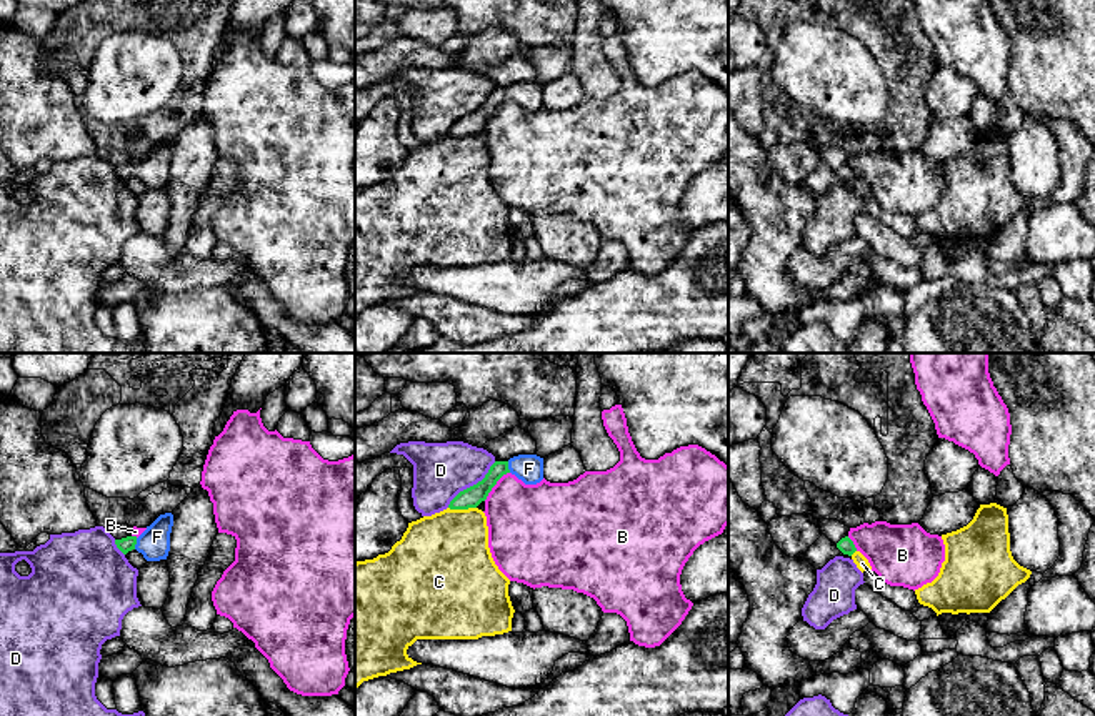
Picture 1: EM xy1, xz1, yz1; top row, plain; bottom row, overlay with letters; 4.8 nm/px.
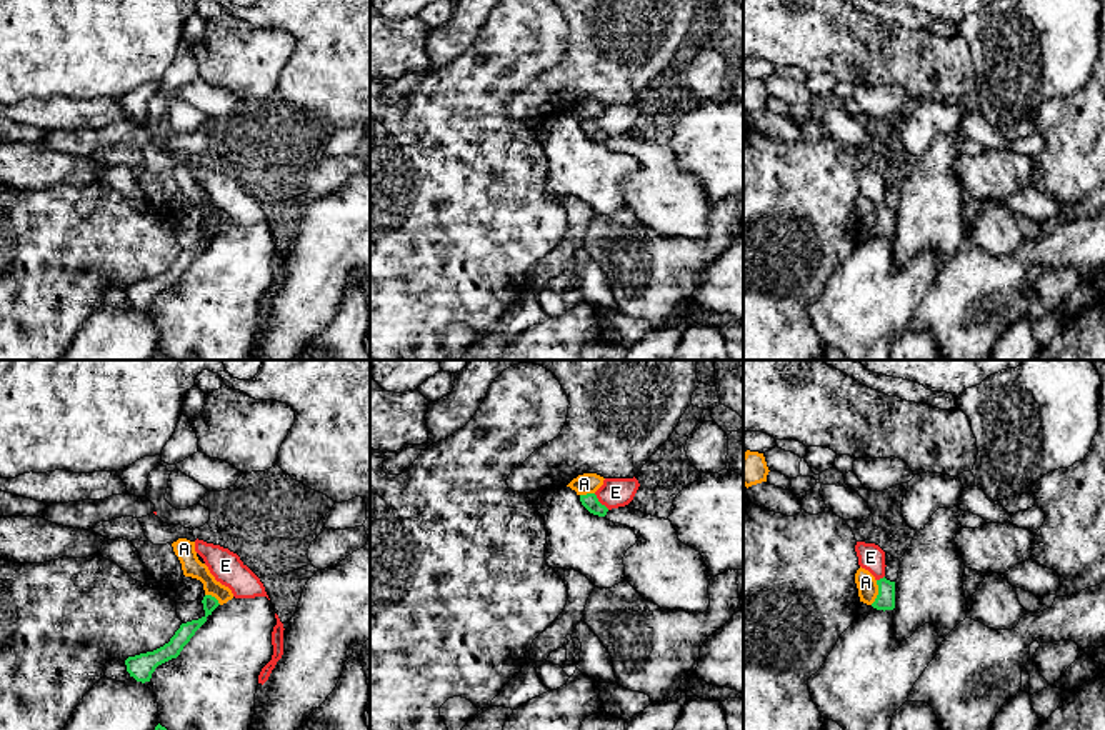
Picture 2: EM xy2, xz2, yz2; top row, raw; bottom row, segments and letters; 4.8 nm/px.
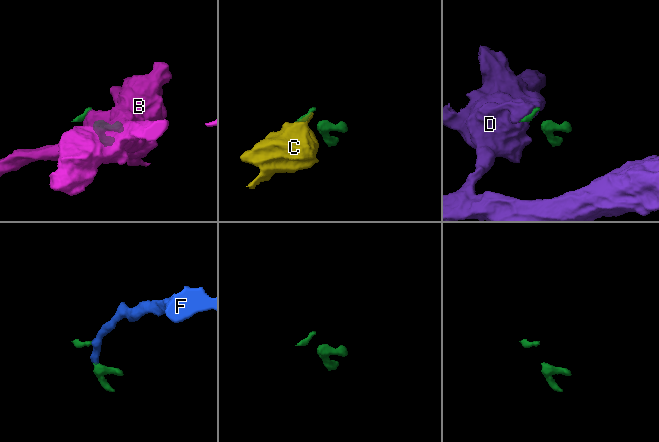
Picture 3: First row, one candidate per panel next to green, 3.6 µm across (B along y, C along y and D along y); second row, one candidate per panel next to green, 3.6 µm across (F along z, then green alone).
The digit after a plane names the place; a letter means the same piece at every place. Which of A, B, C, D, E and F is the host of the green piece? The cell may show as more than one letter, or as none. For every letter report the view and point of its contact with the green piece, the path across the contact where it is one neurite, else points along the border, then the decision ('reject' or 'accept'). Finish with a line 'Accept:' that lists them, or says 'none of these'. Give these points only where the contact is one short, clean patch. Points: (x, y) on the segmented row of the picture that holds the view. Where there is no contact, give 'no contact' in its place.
A: meets green in yz2 at (879, 592); border along yz2 (877, 580), (877, 597), (870, 604); reject
B: meets green in xz1 at (495, 483); reject
C: meets green in xz1 at (462, 508); border along xz1 (449, 507), (475, 508); reject
D: meets green in xz1 at (474, 485); border along xz1 (495, 462), (480, 480), (464, 488), (447, 507); reject
E: meets green in xz2 at (599, 502); border along xz2 (594, 494), (609, 509); reject
F: meets green in xy1 at (135, 543); accept
Accept: F

